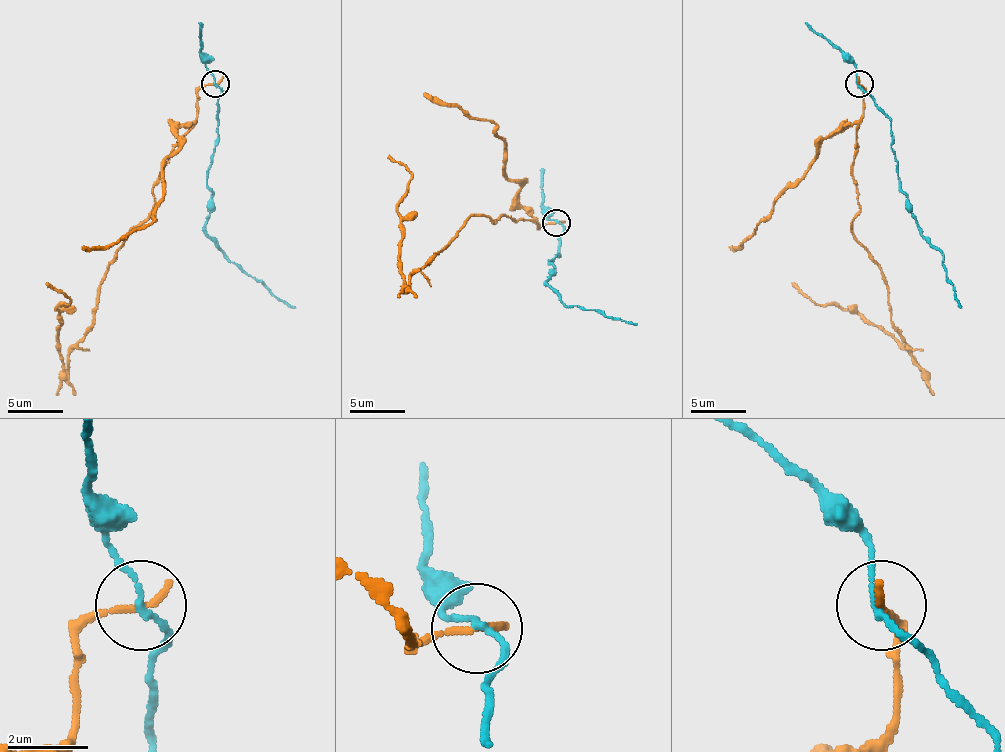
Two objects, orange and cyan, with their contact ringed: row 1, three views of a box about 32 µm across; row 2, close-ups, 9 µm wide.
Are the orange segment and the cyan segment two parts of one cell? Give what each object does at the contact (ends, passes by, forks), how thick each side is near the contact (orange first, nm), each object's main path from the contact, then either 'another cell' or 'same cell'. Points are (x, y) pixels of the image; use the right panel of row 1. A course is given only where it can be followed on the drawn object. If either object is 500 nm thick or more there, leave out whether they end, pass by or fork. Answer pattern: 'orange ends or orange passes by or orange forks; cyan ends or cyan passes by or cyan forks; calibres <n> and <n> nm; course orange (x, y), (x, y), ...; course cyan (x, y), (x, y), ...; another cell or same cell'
orange ends; cyan passes by; calibres 200 and 140 nm; course orange (858, 83), (853, 238), (883, 276), (894, 329), (919, 362), (891, 334), (811, 301), (795, 282); course cyan (858, 83), (891, 121), (891, 146), (905, 210), (944, 257), (947, 282), (960, 307); another cell

